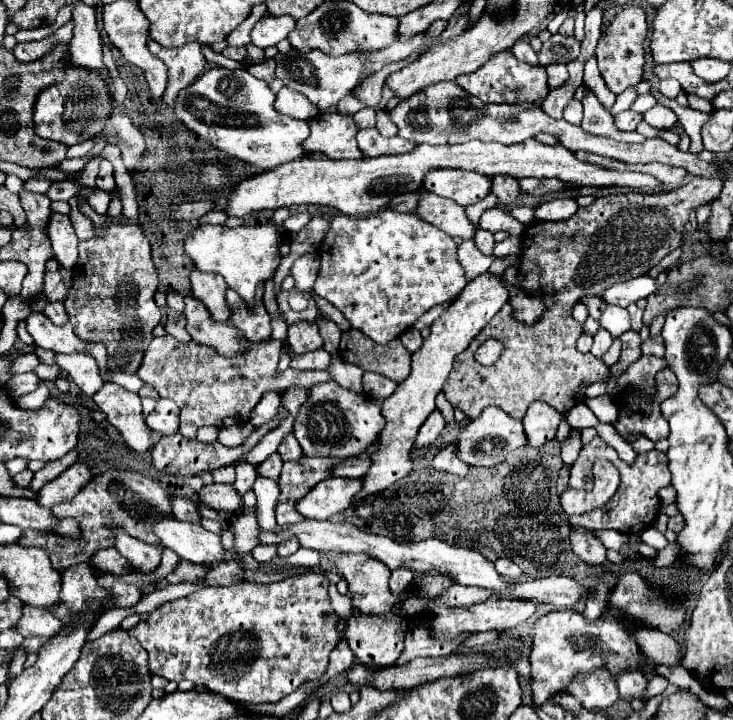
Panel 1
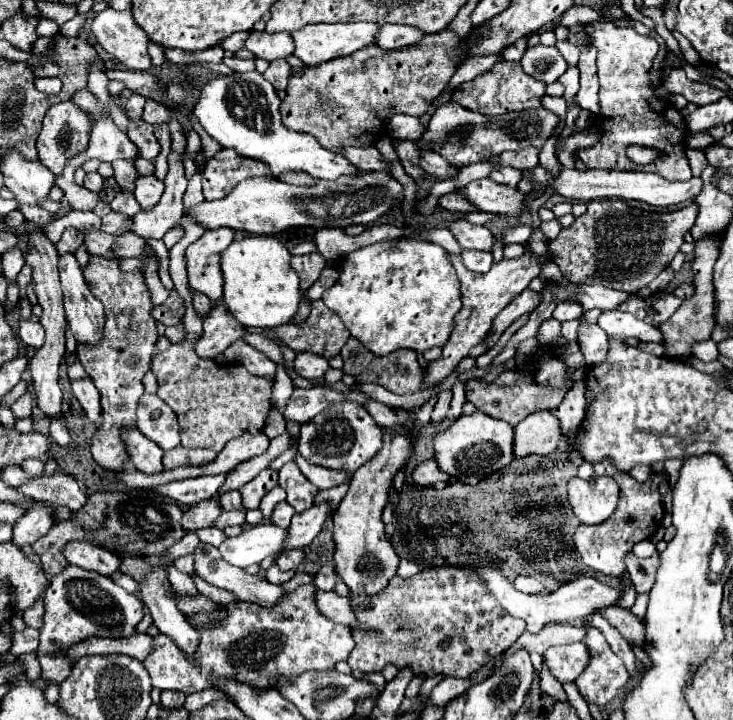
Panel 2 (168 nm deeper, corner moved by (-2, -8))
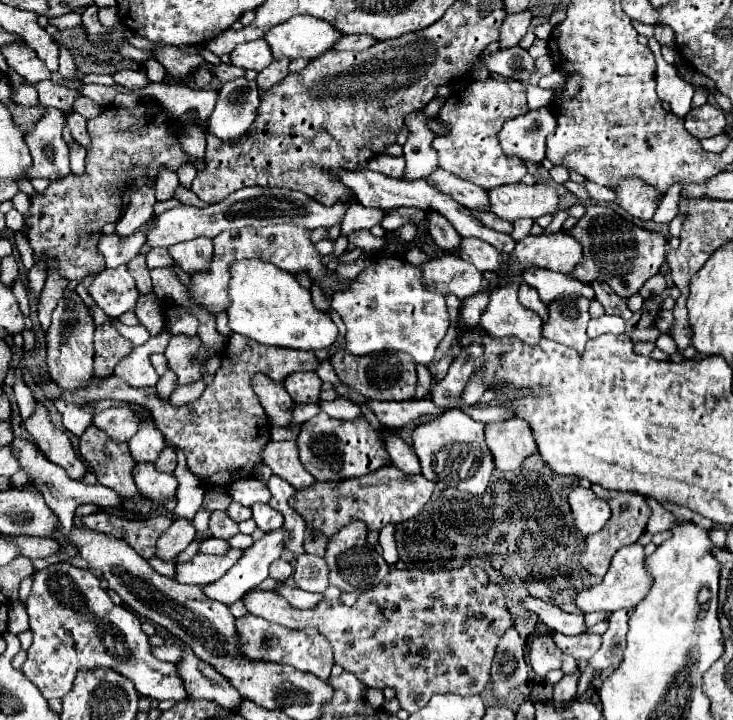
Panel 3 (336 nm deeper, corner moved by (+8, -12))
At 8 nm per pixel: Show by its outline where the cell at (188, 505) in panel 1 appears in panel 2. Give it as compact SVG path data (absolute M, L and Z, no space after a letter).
M204 528L202 532L196 532L198 534L198 538L202 540L202 542L206 542L206 544L212 544L212 546L220 546L224 540L226 540L226 534L222 532L222 530L218 530L218 528Z

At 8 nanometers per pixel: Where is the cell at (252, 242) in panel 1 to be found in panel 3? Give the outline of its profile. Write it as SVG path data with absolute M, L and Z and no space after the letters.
M236 260L228 270L230 308L226 310L226 314L232 332L250 336L252 340L262 344L314 352L328 348L336 340L336 324L330 316L312 306L310 290L304 290L292 274L280 272L280 268L268 264L266 260Z

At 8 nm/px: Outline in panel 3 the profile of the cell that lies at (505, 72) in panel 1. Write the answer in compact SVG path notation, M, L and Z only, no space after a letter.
M490 76L488 80L472 80L454 90L442 104L438 118L450 124L450 134L434 138L434 150L438 152L438 166L458 174L464 180L480 188L494 188L520 182L526 174L526 164L520 158L506 156L498 144L498 130L510 118L526 114L526 84L516 80L504 80Z

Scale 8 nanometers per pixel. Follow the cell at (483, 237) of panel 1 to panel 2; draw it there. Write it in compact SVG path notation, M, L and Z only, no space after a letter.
M462 250L462 264L478 274L486 274L492 266L492 254L488 252L474 252L474 250Z

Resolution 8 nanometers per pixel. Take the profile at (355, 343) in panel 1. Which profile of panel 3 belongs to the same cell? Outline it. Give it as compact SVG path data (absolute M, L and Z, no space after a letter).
M340 348L330 362L340 382L362 396L376 398L376 400L410 400L416 394L416 364L404 352L380 352L368 356L354 356L348 350Z

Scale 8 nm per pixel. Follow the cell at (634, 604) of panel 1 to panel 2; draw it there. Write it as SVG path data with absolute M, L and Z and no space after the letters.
M568 644L568 646L554 646L548 648L546 654L546 664L550 672L560 680L560 682L574 682L590 662L590 654L586 652L584 644Z

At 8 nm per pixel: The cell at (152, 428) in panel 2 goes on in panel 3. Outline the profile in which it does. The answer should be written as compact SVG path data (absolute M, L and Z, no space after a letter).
M128 404L128 408L138 416L140 420L140 428L138 432L132 436L132 440L128 442L130 446L130 454L136 462L154 462L160 452L166 448L166 438L160 432L160 428L156 426L156 422L152 420L152 416L144 416L140 414L136 408L136 404Z

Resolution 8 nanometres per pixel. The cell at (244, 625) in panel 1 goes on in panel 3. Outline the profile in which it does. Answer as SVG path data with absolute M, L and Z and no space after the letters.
M252 614L236 618L236 636L240 636L240 652L248 656L248 660L272 660L276 664L288 664L300 672L312 672L322 680L328 680L332 660L332 646L316 628L290 630L284 626L276 626L268 620L260 620Z

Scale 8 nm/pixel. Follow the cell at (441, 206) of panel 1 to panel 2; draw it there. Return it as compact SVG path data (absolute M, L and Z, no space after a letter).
M452 220L448 228L462 248L474 248L480 252L492 252L494 248L494 236L484 226L474 226L466 220Z

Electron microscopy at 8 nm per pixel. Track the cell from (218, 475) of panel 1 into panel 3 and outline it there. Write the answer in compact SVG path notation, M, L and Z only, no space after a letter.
M212 512L210 530L216 538L230 538L238 532L238 524L230 516L226 516L226 512Z

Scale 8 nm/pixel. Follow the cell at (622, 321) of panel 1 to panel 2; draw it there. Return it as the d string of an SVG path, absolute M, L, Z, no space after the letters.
M610 310L602 312L598 318L598 326L608 334L608 336L618 336L618 338L640 338L642 342L660 342L664 340L662 332L652 328L648 322L638 320L630 312L622 310Z

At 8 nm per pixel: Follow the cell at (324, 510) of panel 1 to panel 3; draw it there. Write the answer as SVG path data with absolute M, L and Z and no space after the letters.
M278 528L276 532L270 532L264 538L256 540L248 550L244 550L244 556L236 562L236 566L232 566L220 580L204 586L206 596L212 598L212 600L218 600L218 602L224 602L224 604L232 604L232 602L240 600L244 592L260 586L268 578L268 568L276 558L282 556L286 542L288 542L288 532L284 532L282 528Z

